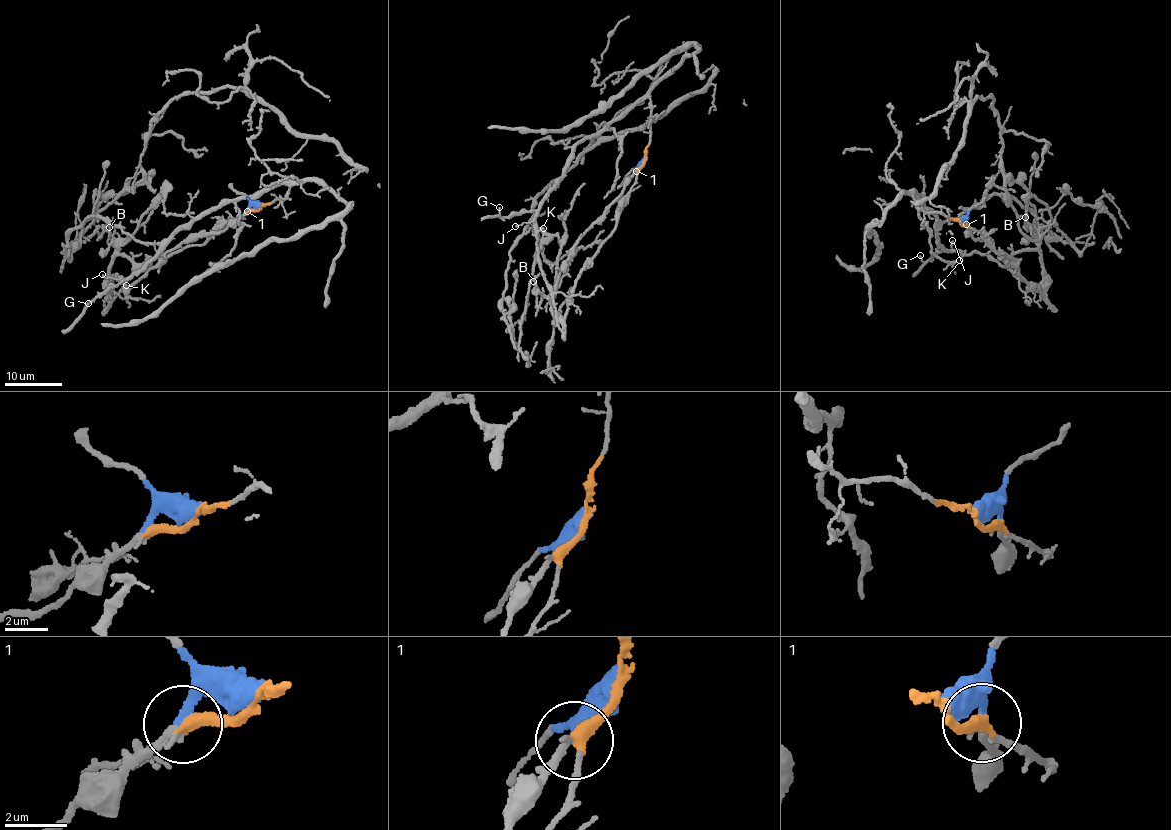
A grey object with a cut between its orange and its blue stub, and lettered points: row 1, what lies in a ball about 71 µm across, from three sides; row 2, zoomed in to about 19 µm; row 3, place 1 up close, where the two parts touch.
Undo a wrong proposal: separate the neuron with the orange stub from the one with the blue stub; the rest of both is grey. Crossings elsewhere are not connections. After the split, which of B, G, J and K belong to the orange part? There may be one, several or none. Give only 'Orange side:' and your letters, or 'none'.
Orange side: G, J, K

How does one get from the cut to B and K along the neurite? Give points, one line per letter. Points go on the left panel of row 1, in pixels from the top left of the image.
B: (260, 207), (250, 208), (218, 232), (205, 232), (140, 264), (120, 254), (107, 242), (109, 227)
K: (260, 207), (281, 202), (288, 185), (203, 213), (172, 237), (147, 267), (121, 278), (126, 285)

